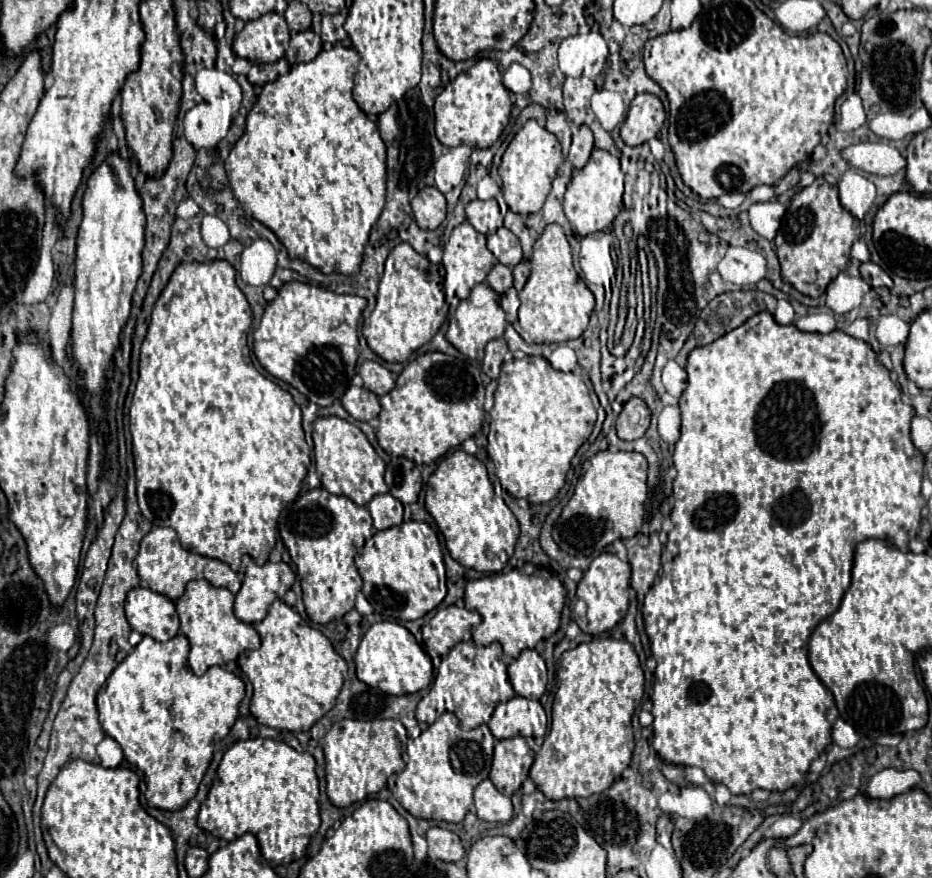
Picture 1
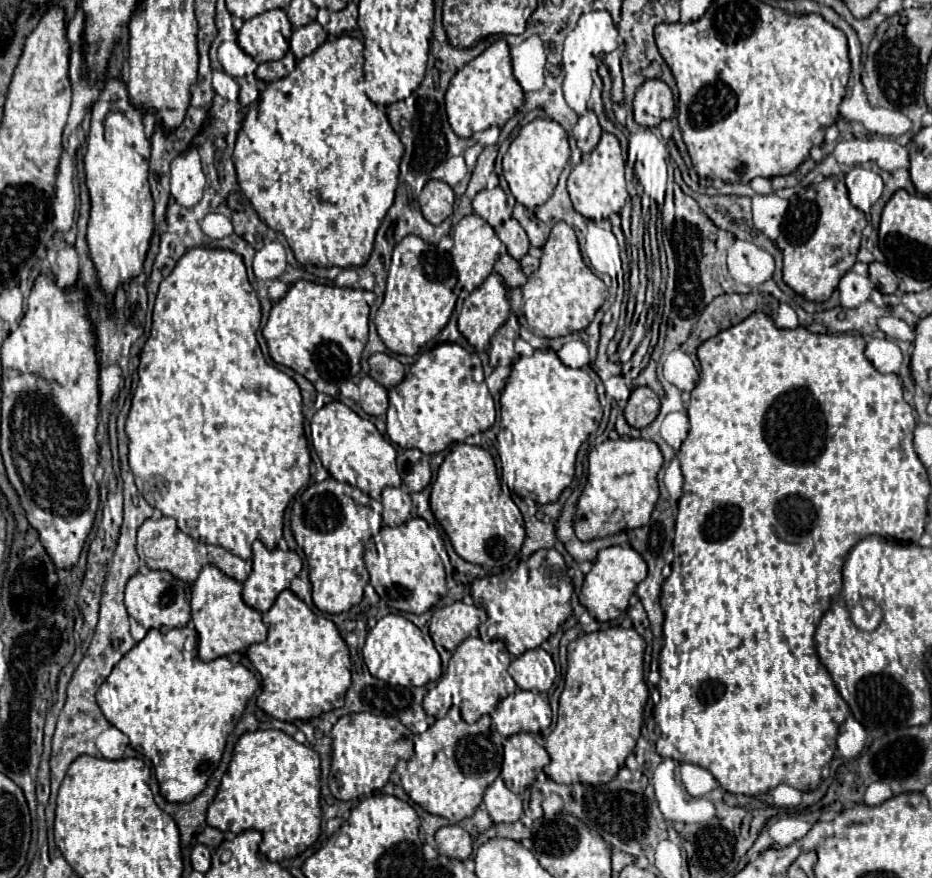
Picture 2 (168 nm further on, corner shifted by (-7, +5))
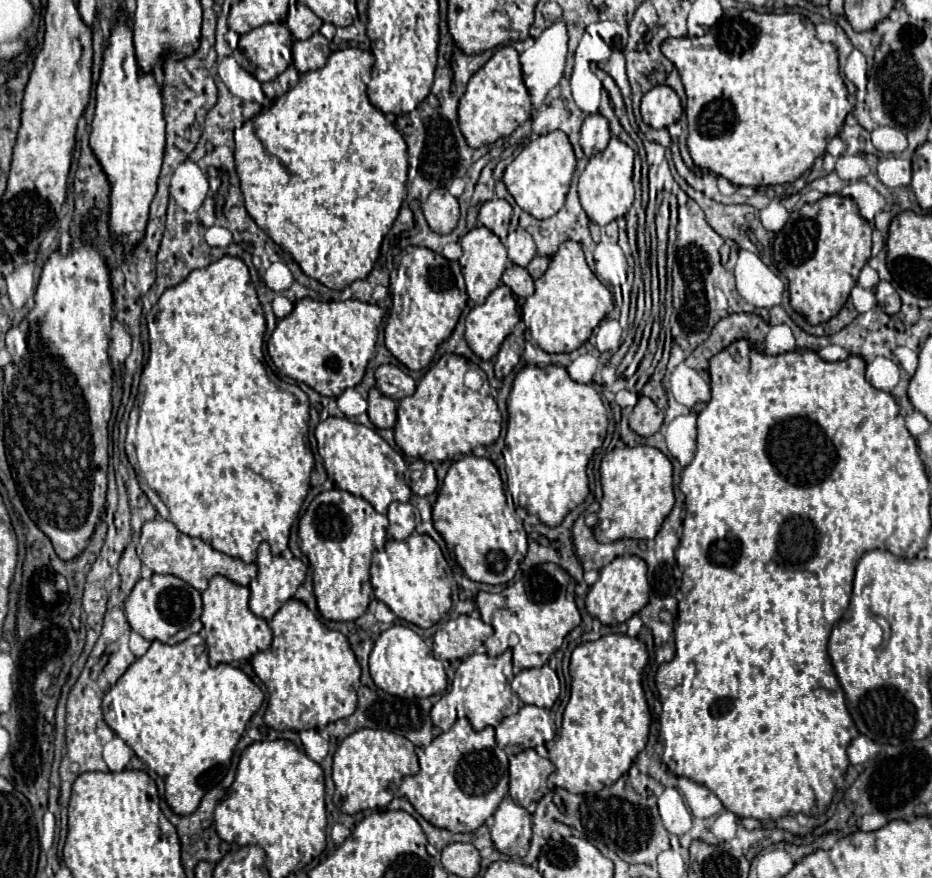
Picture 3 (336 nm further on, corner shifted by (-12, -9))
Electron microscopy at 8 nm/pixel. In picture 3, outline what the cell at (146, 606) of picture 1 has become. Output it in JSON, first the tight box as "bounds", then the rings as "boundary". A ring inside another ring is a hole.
{"bounds":[126,574,202,644],"boundary":[[[154,574],[150,580],[138,580],[126,600],[126,618],[130,628],[148,642],[160,640],[164,644],[178,644],[190,634],[198,634],[202,630],[200,614],[200,592],[176,576]]]}

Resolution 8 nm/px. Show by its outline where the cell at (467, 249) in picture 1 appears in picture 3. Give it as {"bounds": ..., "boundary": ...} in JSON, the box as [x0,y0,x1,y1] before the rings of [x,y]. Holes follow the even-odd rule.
{"bounds":[458,226,508,304],"boundary":[[[484,226],[470,230],[460,244],[464,254],[458,262],[466,280],[466,292],[474,304],[482,304],[500,284],[500,276],[508,262],[506,248],[500,238]]]}

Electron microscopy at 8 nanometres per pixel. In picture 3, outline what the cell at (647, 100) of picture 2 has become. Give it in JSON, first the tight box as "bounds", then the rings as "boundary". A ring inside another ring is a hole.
{"bounds":[640,84,682,130],"boundary":[[[662,84],[644,94],[640,114],[644,124],[648,124],[652,130],[660,130],[668,128],[682,116],[682,104],[678,94]]]}

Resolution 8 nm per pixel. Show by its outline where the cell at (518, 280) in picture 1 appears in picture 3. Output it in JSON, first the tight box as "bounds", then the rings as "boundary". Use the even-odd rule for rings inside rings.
{"bounds":[526,256,548,280],"boundary":[[[536,256],[536,258],[526,266],[528,274],[530,274],[534,280],[538,280],[540,276],[544,276],[546,268],[548,268],[548,258],[542,258],[542,256]]]}

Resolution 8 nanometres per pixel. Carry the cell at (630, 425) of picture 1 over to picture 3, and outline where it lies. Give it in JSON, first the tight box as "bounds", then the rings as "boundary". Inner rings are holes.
{"bounds":[630,396,664,436],"boundary":[[[640,396],[638,404],[634,406],[634,412],[630,414],[630,428],[638,436],[652,436],[660,430],[662,422],[664,412],[648,396]]]}

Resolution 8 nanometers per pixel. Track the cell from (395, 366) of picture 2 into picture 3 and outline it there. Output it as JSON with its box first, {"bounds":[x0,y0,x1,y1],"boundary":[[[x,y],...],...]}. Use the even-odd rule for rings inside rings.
{"bounds":[376,366,416,400],"boundary":[[[380,366],[376,370],[376,376],[386,376],[390,380],[390,384],[394,384],[398,388],[398,392],[394,394],[394,400],[412,396],[412,392],[416,390],[416,382],[412,380],[412,376],[402,372],[398,366]]]}

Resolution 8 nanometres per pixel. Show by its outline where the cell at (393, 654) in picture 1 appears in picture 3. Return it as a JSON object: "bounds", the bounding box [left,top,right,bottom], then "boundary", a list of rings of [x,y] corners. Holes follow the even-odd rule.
{"bounds":[370,624,446,698],"boundary":[[[394,624],[374,642],[370,654],[370,676],[378,688],[400,698],[426,698],[446,690],[446,672],[442,662],[432,656],[414,630],[402,624]]]}

